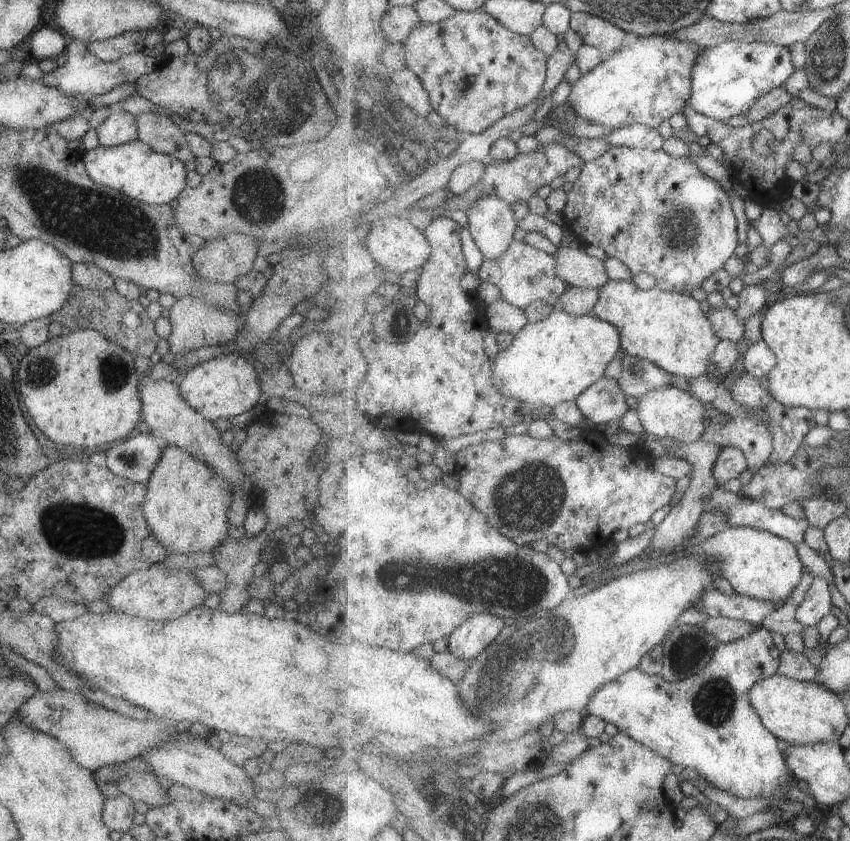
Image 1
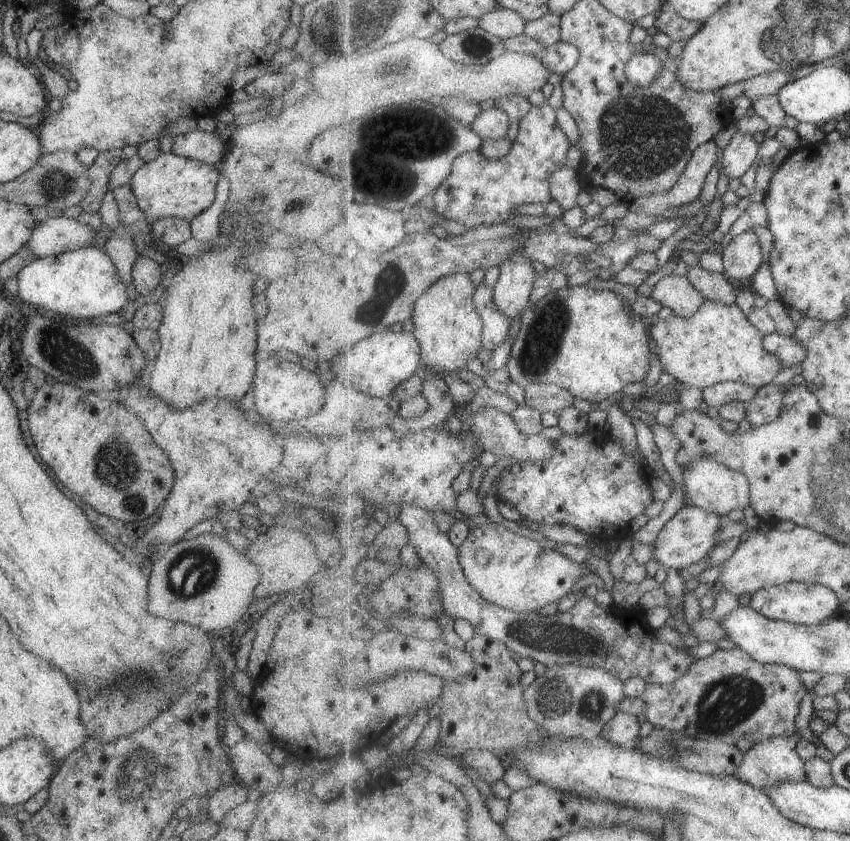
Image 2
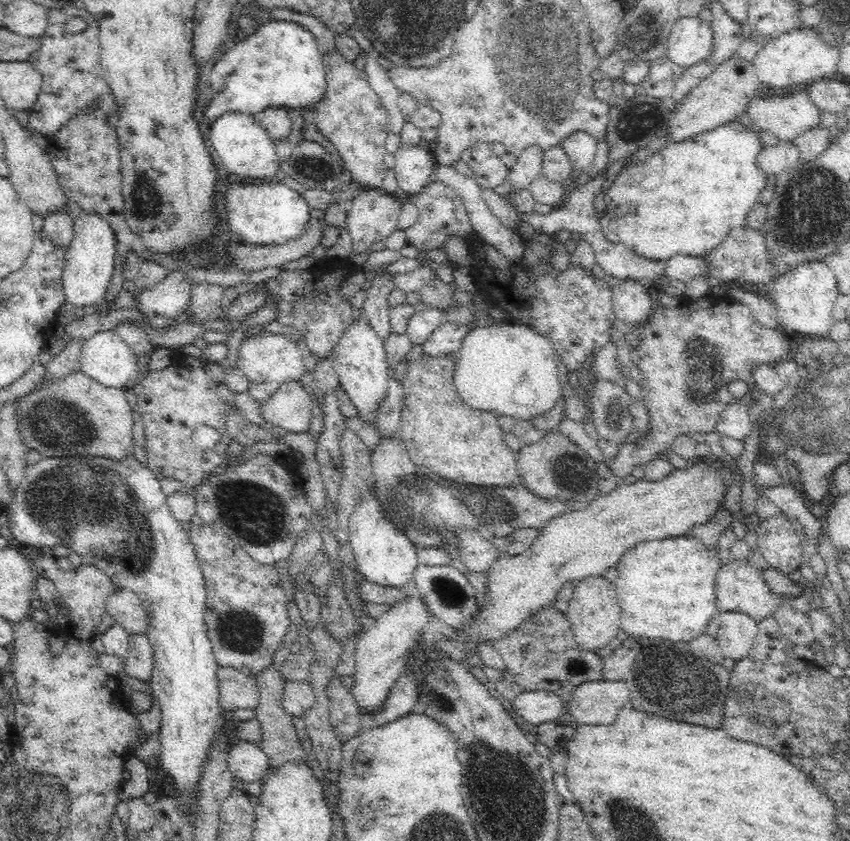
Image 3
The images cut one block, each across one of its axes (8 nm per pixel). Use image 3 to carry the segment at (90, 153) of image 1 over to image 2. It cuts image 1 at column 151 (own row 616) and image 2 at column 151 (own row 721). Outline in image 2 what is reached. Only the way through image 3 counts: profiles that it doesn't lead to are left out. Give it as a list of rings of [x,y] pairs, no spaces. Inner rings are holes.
[[[171,152],[159,153],[143,165],[128,182],[139,210],[148,220],[177,217],[190,221],[213,203],[219,171],[214,165],[177,156]]]

